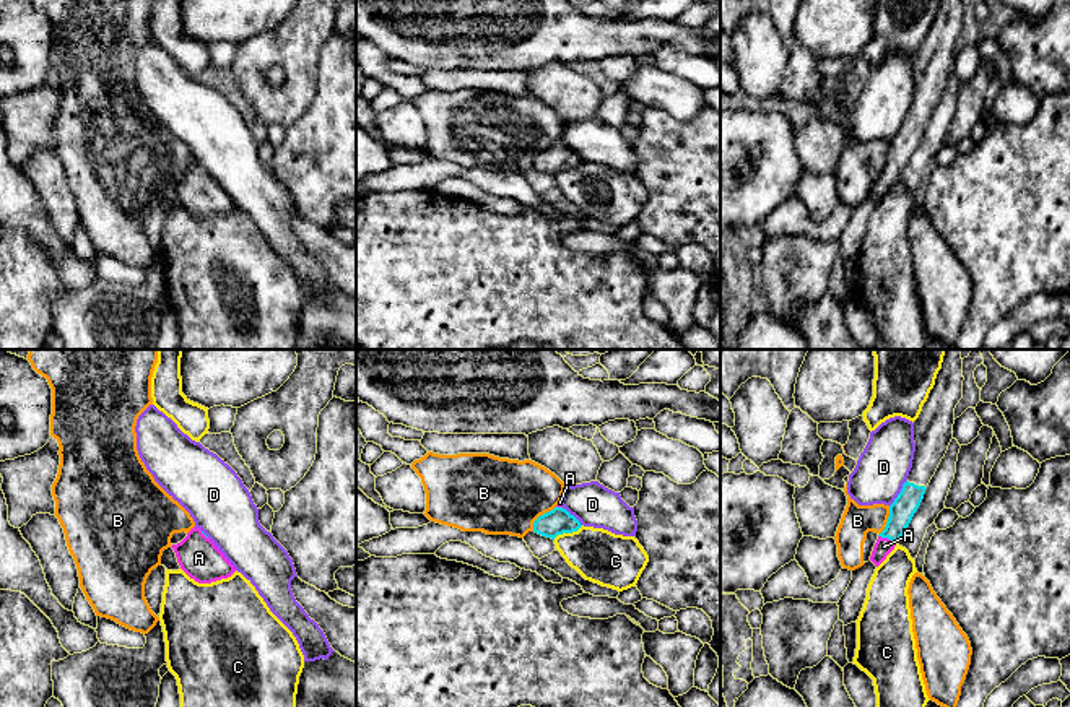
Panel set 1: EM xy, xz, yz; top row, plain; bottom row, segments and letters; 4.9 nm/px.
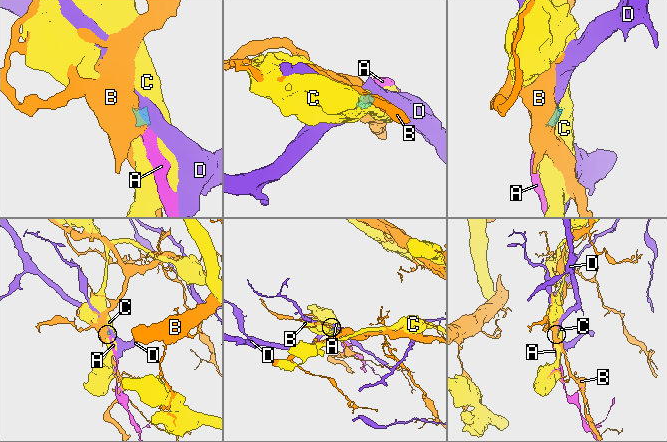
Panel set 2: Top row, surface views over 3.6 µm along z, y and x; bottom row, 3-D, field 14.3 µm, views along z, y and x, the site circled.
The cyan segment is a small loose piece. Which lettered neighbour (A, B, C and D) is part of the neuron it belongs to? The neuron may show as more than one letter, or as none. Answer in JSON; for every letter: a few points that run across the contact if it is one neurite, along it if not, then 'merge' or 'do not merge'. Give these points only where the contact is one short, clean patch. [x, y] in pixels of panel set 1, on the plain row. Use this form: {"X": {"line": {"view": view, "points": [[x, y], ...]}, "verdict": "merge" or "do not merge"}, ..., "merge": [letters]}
{"A": {"line": {"view": "yz", "points": [[901, 147], [895, 164], [887, 173], [883, 182]]}, "verdict": "merge"}, "B": {"line": {"view": "xz", "points": [[555, 142], [543, 148], [532, 164]]}, "verdict": "do not merge"}, "C": {"line": {"view": "xz", "points": [[582, 161], [576, 166], [558, 169], [553, 174]]}, "verdict": "do not merge"}, "D": {"line": {"view": "yz", "points": [[906, 116], [890, 142]]}, "verdict": "do not merge"}, "merge": ["A"]}

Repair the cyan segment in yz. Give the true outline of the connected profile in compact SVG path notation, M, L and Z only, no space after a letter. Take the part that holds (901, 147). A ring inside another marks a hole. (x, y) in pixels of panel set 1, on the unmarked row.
M942 0L935 21L914 57L916 88L901 128L889 141L885 166L878 171L870 197L878 203L894 185L917 148L925 125L953 75L955 44L963 34L963 0Z

